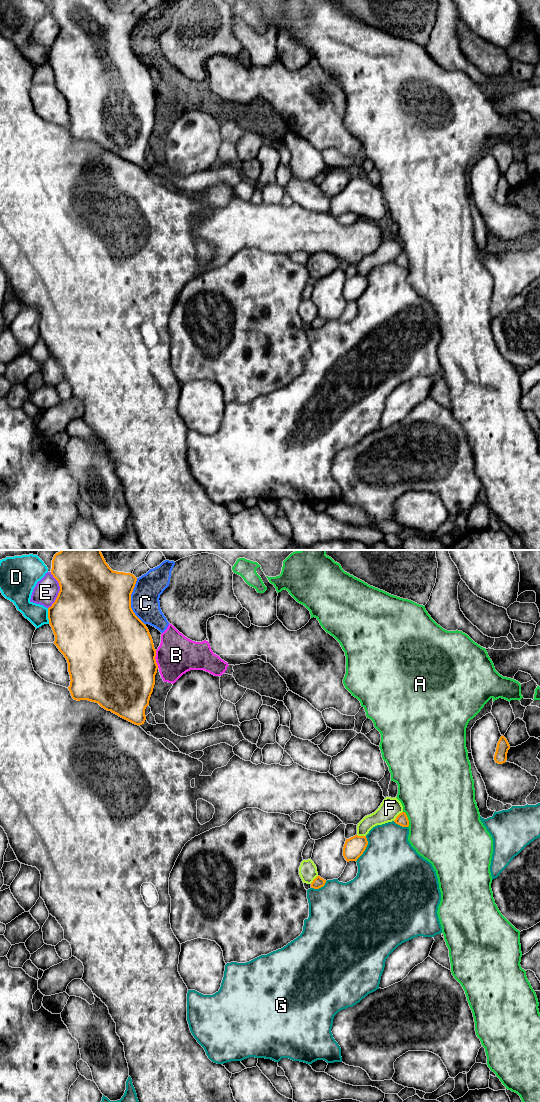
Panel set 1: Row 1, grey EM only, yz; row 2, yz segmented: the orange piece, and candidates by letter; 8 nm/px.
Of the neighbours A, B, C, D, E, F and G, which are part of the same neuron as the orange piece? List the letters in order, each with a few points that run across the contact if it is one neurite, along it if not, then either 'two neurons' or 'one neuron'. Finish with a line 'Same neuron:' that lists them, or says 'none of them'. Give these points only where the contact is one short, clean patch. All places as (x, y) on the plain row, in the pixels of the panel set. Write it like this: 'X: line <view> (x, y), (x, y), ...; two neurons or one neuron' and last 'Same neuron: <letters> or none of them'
A: two neurons
B: line yz (155, 90), (155, 102), (158, 107); two neurons
C: two neurons
D: two neurons
E: two neurons
F: two neurons
G: two neurons
Same neuron: none of them

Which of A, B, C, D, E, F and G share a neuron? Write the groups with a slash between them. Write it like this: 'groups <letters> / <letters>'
groups A / B C / D / E / F / G

